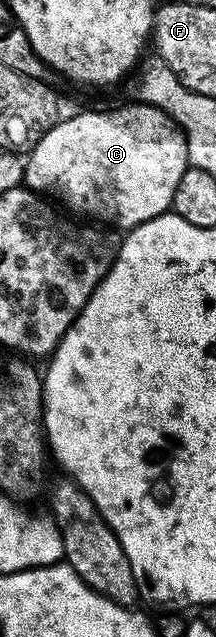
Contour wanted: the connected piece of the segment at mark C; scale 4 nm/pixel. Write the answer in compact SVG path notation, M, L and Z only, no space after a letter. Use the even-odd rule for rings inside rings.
M140 101L133 105L118 106L115 110L86 110L71 118L63 117L29 151L24 162L25 185L35 192L46 192L49 186L55 186L59 196L76 213L87 214L90 217L87 219L102 224L113 224L122 232L167 213L174 201L176 184L180 184L180 176L190 166L186 135L160 107Z

